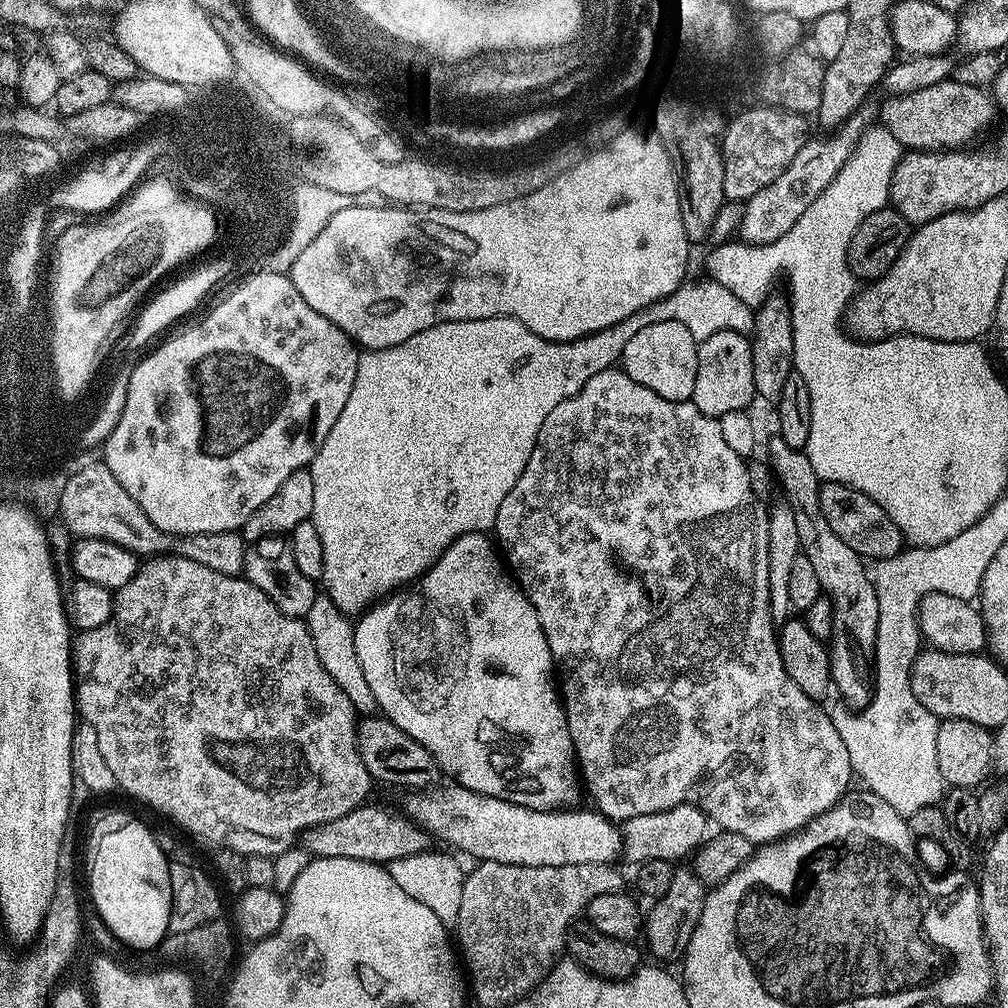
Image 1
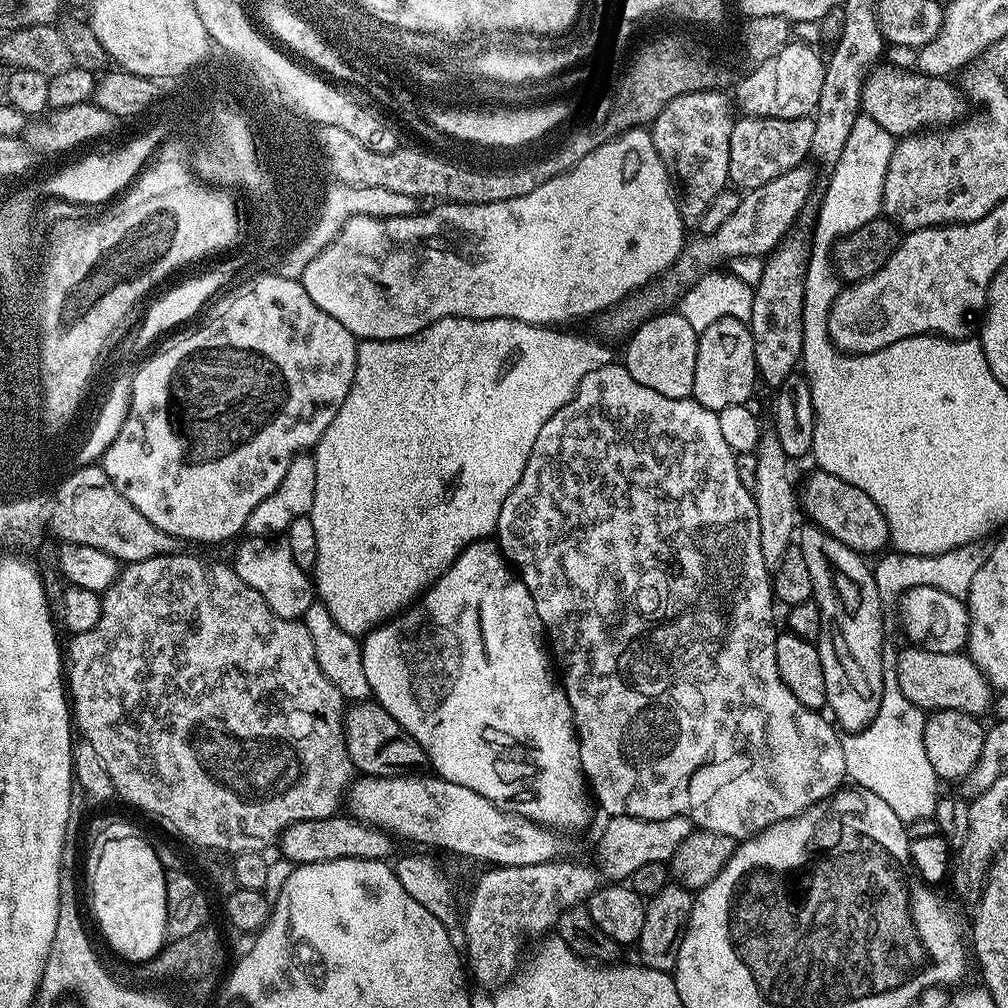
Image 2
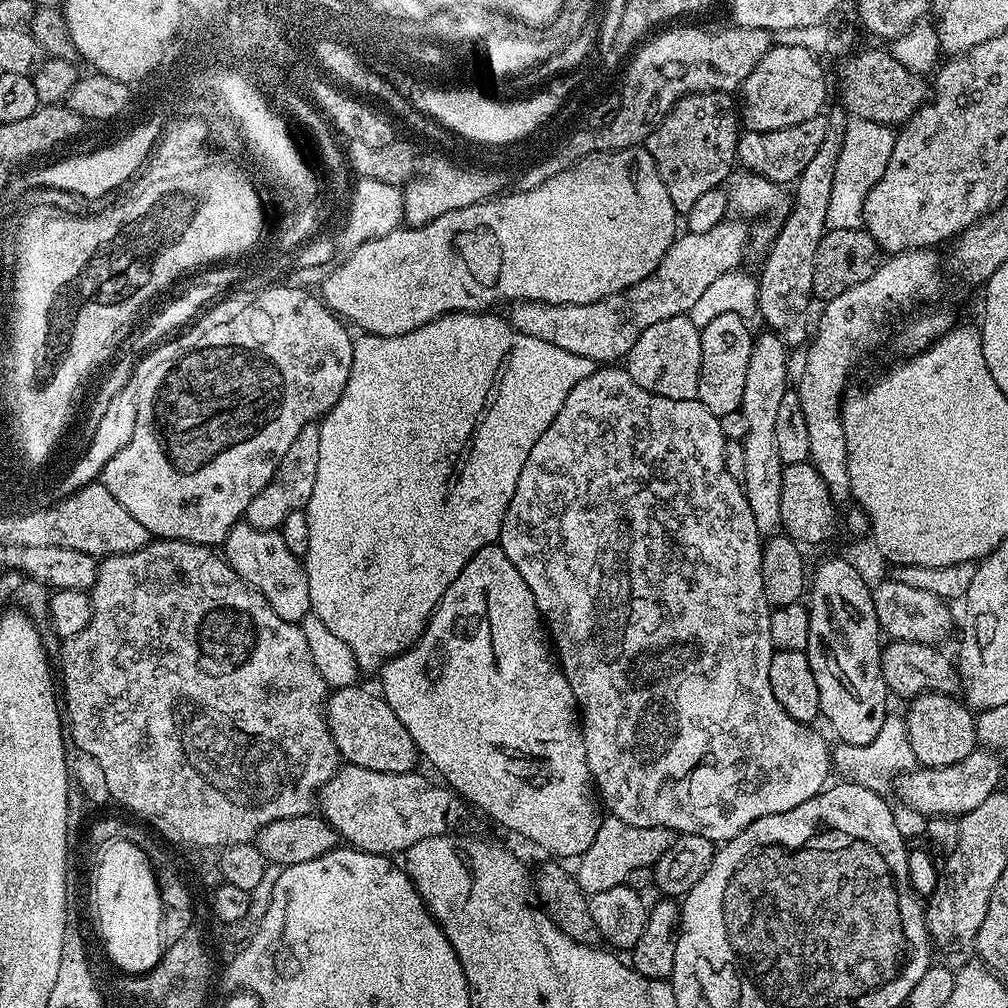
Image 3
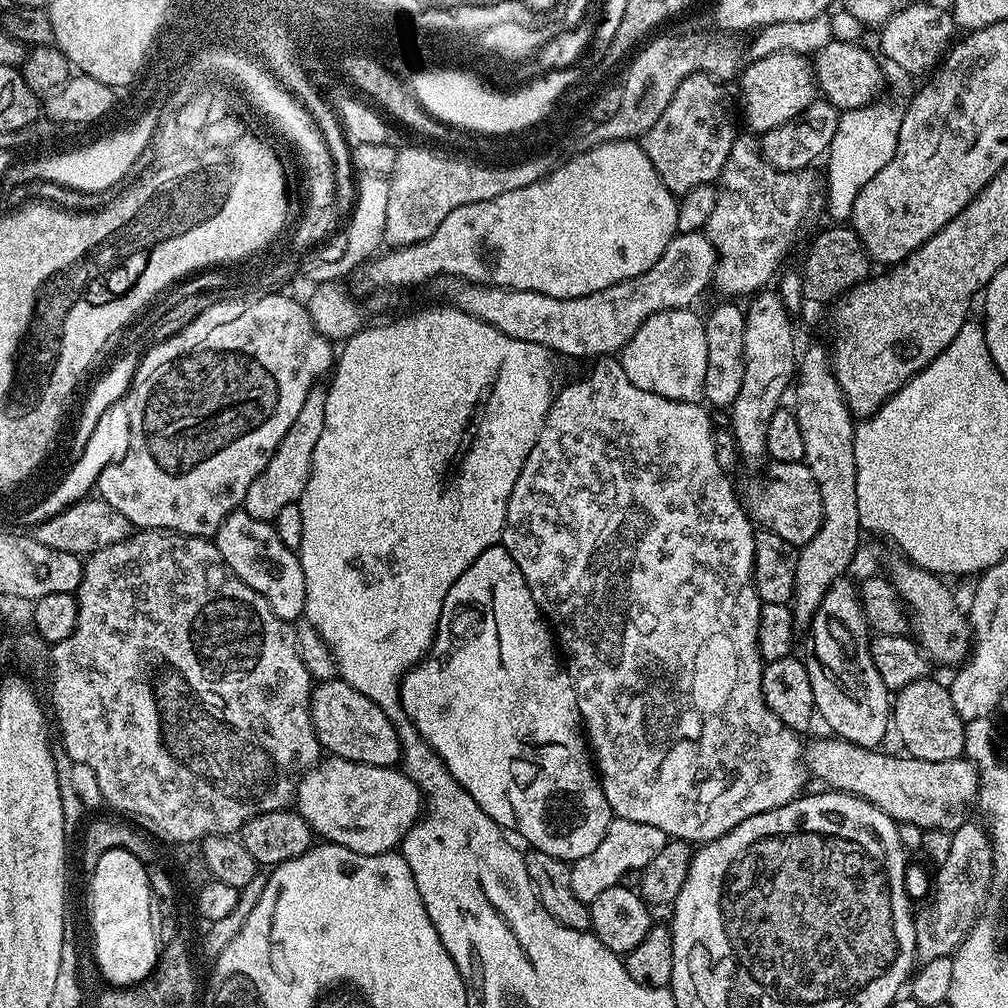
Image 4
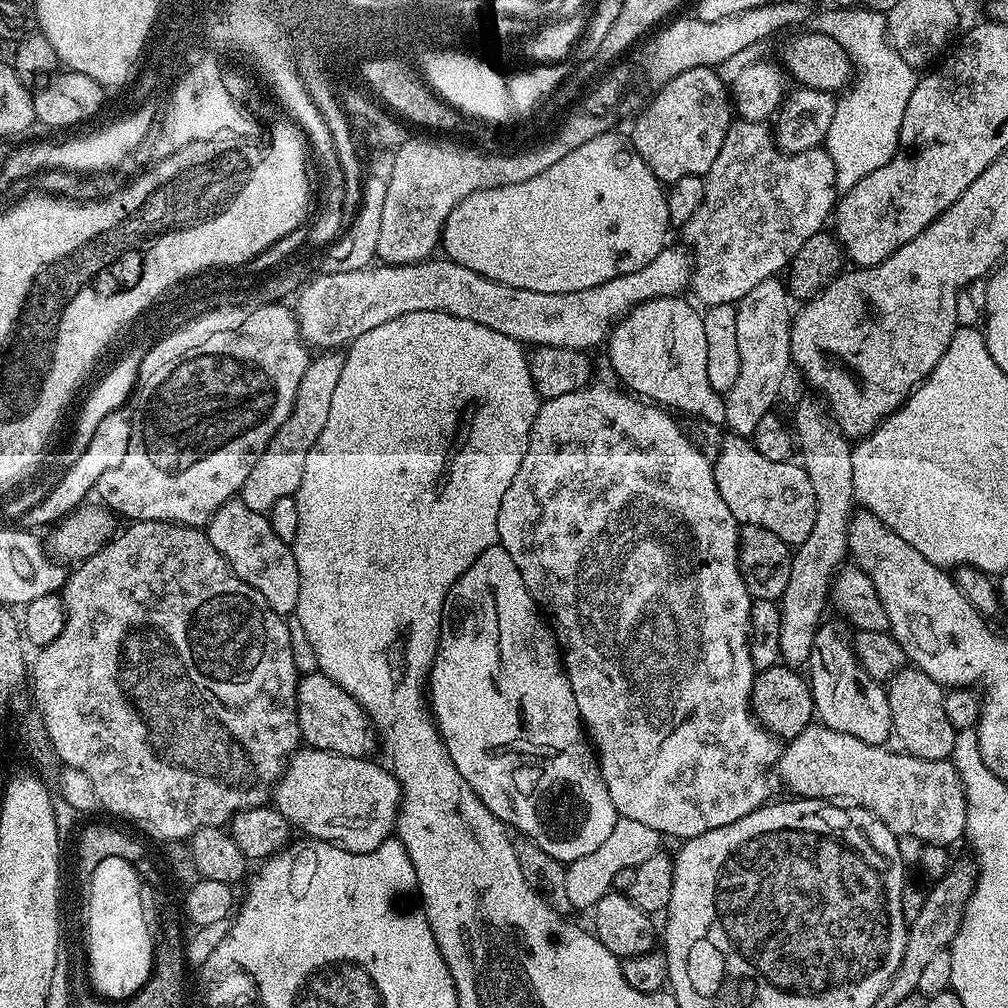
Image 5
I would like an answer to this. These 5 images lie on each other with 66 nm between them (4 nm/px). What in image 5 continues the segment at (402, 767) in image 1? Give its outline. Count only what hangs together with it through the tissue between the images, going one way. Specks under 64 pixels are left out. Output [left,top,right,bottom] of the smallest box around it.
[296,670,378,758]

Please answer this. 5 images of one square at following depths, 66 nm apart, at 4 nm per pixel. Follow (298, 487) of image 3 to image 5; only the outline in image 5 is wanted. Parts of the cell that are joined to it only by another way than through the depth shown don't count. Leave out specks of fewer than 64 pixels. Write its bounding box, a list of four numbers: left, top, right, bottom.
[238,350,344,514]

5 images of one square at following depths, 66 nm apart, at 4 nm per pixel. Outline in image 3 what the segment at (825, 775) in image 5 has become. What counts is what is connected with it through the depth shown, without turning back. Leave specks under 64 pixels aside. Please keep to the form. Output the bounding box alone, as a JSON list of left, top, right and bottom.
[899,750,1001,818]

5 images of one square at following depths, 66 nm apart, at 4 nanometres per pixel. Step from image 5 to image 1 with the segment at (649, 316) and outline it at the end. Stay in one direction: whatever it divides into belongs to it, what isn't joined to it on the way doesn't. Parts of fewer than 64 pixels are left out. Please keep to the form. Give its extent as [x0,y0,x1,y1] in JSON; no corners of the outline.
[622,320,698,401]

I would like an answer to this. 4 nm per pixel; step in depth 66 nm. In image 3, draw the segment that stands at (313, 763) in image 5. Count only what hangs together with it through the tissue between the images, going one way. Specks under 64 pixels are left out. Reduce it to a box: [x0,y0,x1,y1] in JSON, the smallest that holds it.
[318,763,462,857]

